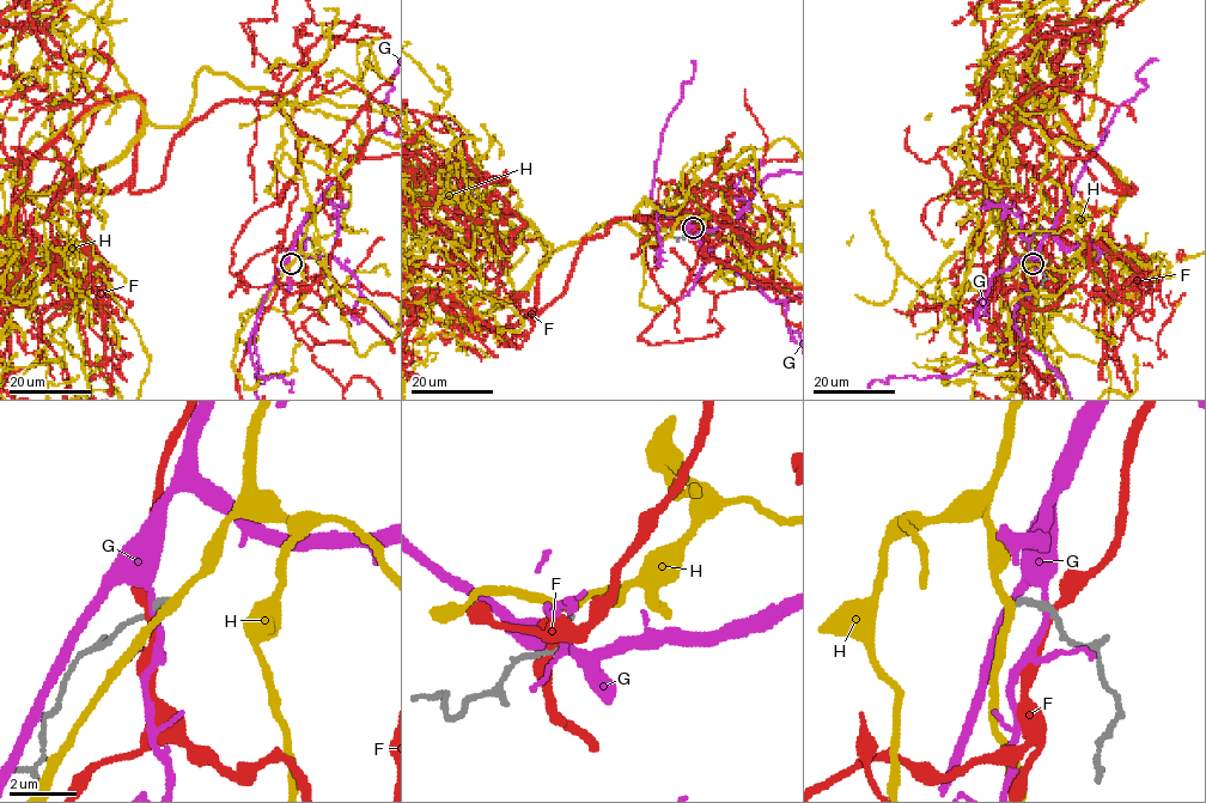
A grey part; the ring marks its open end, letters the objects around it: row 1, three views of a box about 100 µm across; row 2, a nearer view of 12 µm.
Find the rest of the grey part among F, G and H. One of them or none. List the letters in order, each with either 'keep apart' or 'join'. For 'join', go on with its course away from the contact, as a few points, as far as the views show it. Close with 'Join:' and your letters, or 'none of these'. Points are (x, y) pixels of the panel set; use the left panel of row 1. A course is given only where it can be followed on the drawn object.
F: keep apart
G: keep apart
H: keep apart
Join: none of these

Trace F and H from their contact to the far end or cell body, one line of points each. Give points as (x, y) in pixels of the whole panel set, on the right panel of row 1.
F: (1037, 266), (1065, 188), (1022, 101), (1104, 189), (1133, 188), (1109, 251), (1113, 348)
H: (1033, 265), (1029, 68), (1035, 111), (1126, 192), (1057, 260)

